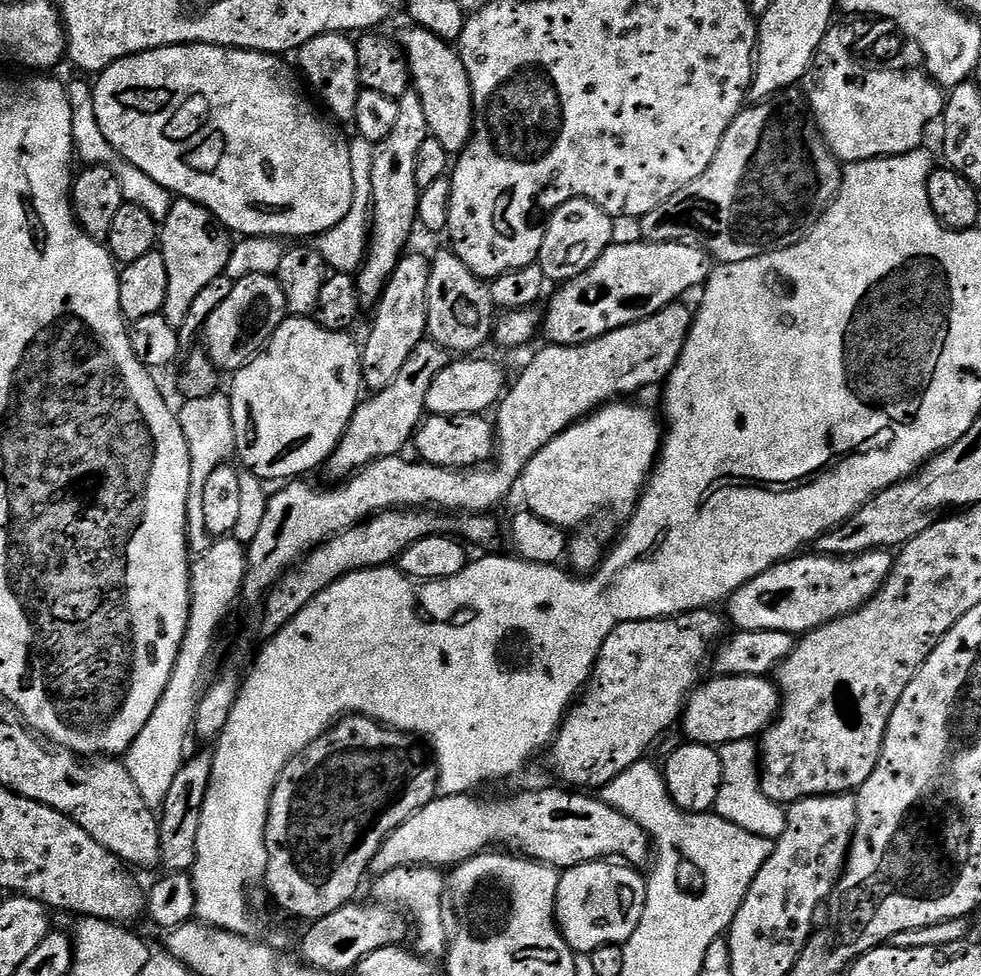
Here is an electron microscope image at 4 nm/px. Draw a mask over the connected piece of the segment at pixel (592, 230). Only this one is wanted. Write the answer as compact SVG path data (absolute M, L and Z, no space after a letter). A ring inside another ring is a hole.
M571 200L557 208L548 217L538 261L545 281L563 282L581 276L608 249L608 245L613 243L612 224L613 217L605 214L598 205L589 200Z

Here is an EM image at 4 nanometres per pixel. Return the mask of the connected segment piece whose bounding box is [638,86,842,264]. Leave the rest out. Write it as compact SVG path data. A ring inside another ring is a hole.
M799 87L783 88L782 91L774 93L767 100L753 103L751 106L741 108L740 113L734 118L734 122L730 122L730 126L718 146L718 154L714 154L714 162L710 162L710 166L706 166L706 170L702 170L702 174L698 174L698 178L694 178L694 182L690 182L690 186L682 186L682 190L678 190L678 194L670 194L670 198L666 198L666 202L662 202L662 206L654 206L654 210L650 210L650 214L639 217L640 232L644 235L641 237L645 241L693 244L704 249L713 261L729 264L730 262L746 262L746 258L758 258L767 252L794 246L798 242L802 242L802 238L815 226L818 218L828 209L833 198L840 192L841 161L837 160L836 155L829 150L828 143L825 142L824 136L817 128L816 121L812 119L807 99Z

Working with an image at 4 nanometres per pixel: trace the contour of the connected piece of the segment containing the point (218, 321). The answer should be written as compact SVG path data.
M250 274L235 281L222 306L210 314L202 329L203 347L221 373L235 374L245 368L267 346L269 338L289 315L286 294L275 276Z

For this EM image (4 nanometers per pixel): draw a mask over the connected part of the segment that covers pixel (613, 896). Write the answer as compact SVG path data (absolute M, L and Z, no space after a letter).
M596 860L593 864L583 864L567 869L561 875L556 895L556 922L560 935L568 943L573 953L591 954L596 948L607 944L627 944L642 918L642 910L648 901L648 885L645 877L637 869L623 862Z

